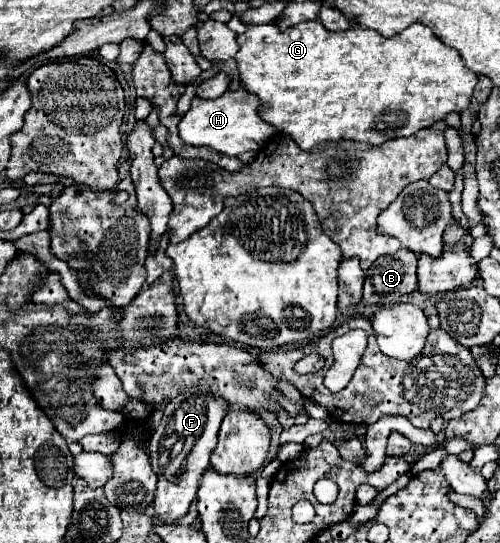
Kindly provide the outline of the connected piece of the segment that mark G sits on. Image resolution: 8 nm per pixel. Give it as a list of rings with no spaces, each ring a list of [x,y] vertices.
[[[319,20],[295,24],[285,32],[275,24],[257,24],[239,34],[237,44],[239,52],[235,54],[235,62],[241,84],[261,100],[259,116],[289,134],[301,150],[311,150],[331,140],[357,140],[379,146],[385,140],[415,134],[443,120],[449,112],[463,112],[477,84],[477,74],[465,66],[461,56],[423,24],[411,24],[391,38],[369,28],[331,32]]]

